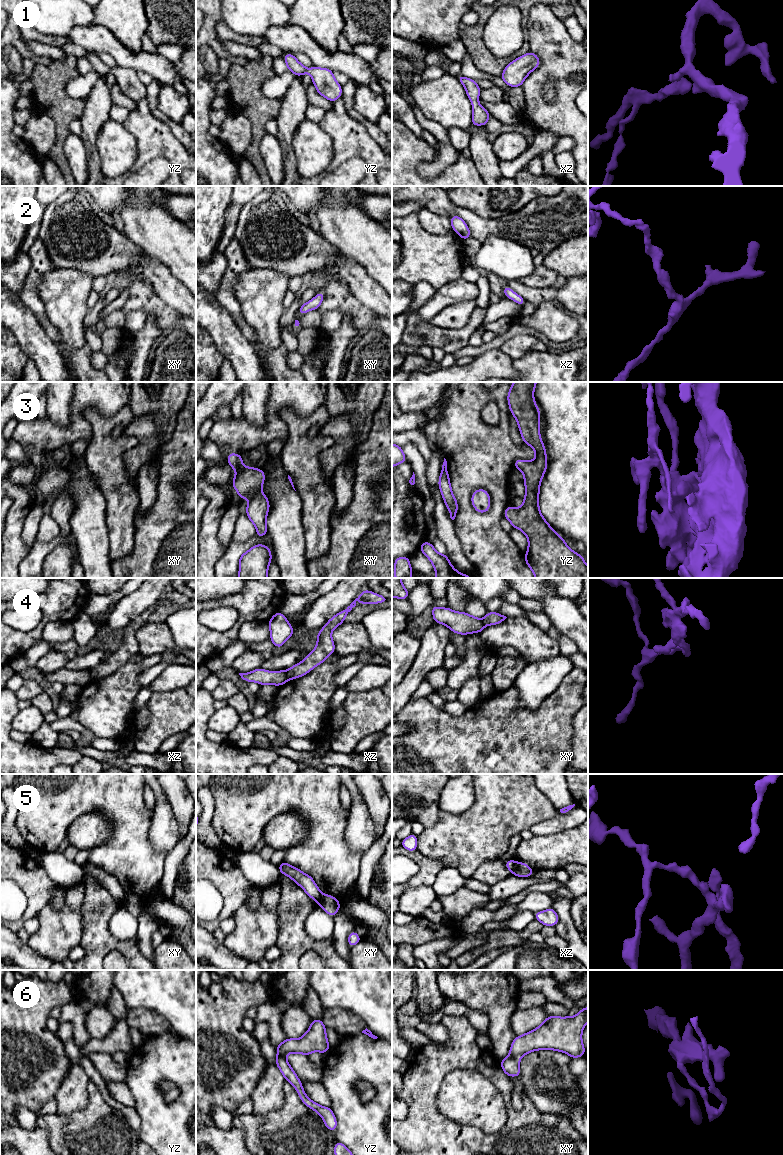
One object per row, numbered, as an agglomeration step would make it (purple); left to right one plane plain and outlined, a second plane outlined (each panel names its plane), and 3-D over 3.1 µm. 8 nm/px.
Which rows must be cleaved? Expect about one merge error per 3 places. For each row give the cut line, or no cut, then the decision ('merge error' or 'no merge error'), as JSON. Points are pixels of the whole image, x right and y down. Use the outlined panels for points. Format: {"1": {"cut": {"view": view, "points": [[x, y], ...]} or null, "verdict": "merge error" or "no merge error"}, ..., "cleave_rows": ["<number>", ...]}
{"1": {"cut": null, "verdict": "no merge error"}, "2": {"cut": null, "verdict": "no merge error"}, "3": {"cut": {"view": "xy", "points": [[243, 466], [237, 472]]}, "verdict": "merge error"}, "4": {"cut": {"view": "xz", "points": [[285, 671], [288, 679]]}, "verdict": "merge error"}, "5": {"cut": {"view": "xz", "points": [[517, 863], [512, 872]]}, "verdict": "merge error"}, "6": {"cut": {"view": "xy", "points": [[510, 1053], [519, 1058]]}, "verdict": "merge error"}, "cleave_rows": ["3", "4", "5", "6"]}

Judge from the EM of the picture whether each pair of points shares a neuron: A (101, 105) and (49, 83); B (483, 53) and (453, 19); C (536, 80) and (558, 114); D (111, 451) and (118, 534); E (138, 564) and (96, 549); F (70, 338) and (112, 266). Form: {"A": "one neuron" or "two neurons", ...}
{"A": "two neurons", "B": "two neurons", "C": "one neuron", "D": "one neuron", "E": "two neurons", "F": "two neurons"}

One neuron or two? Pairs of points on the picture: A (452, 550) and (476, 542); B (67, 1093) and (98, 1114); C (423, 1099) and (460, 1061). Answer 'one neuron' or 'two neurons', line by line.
A: two neurons
B: two neurons
C: one neuron

